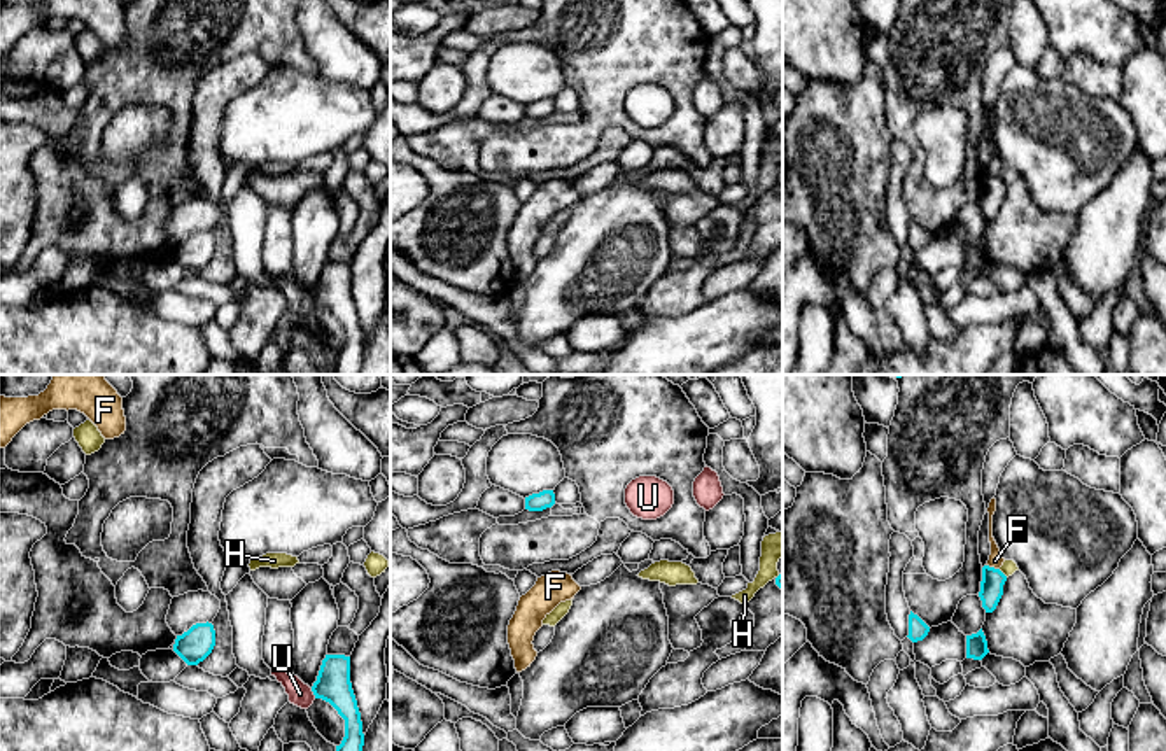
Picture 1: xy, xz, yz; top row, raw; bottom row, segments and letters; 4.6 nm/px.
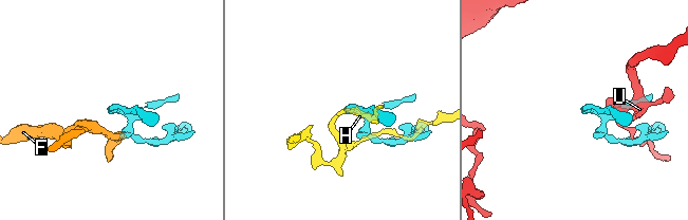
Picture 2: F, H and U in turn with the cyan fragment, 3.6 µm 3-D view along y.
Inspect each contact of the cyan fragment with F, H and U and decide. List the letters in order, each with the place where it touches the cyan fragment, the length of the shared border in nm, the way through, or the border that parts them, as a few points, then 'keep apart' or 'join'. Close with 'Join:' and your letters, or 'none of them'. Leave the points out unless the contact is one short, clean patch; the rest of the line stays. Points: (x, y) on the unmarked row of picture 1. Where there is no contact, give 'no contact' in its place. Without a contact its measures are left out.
F: contact yz (993, 175); length 70 nm; border yz (986, 172), (998, 177); keep apart
H: contact yz (1002, 181); length 60 nm; keep apart
U: contact xy (314, 301); length 50 nm; keep apart
Join: none of them

